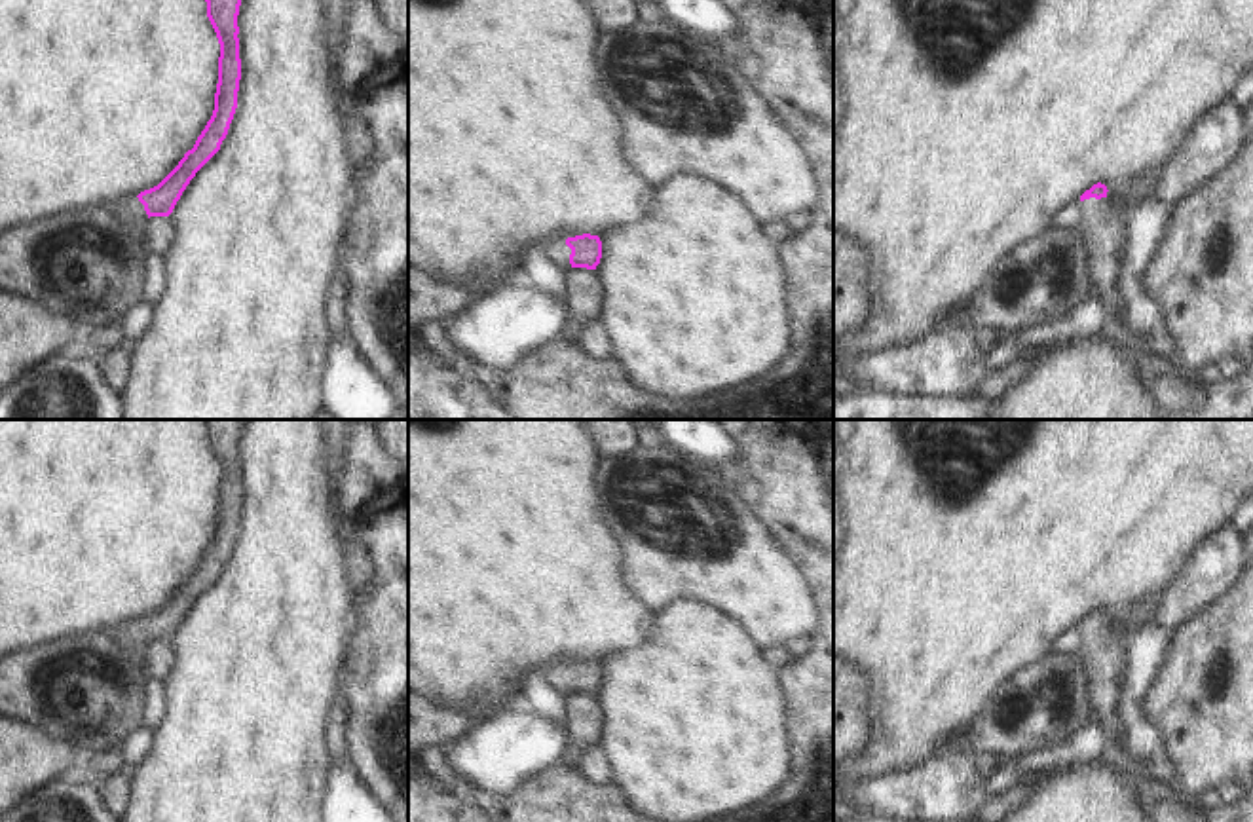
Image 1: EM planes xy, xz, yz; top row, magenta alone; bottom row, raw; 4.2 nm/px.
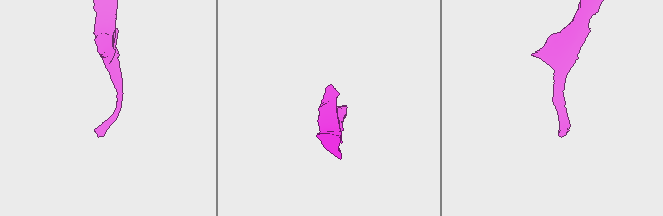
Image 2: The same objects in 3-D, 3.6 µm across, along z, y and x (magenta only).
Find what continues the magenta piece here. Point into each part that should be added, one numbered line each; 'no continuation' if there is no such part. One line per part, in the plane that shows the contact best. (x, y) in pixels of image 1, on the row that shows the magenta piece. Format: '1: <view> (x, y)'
1: xz (557, 251)

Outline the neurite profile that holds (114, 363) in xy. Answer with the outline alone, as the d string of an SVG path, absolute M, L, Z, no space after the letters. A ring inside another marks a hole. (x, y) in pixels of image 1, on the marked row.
M127 346L97 351L91 359L101 366L103 376L110 383L110 387L114 387L116 391L123 389L129 378Z

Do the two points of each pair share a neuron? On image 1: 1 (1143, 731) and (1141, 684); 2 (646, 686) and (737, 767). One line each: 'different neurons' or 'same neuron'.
1: same neuron
2: same neuron

